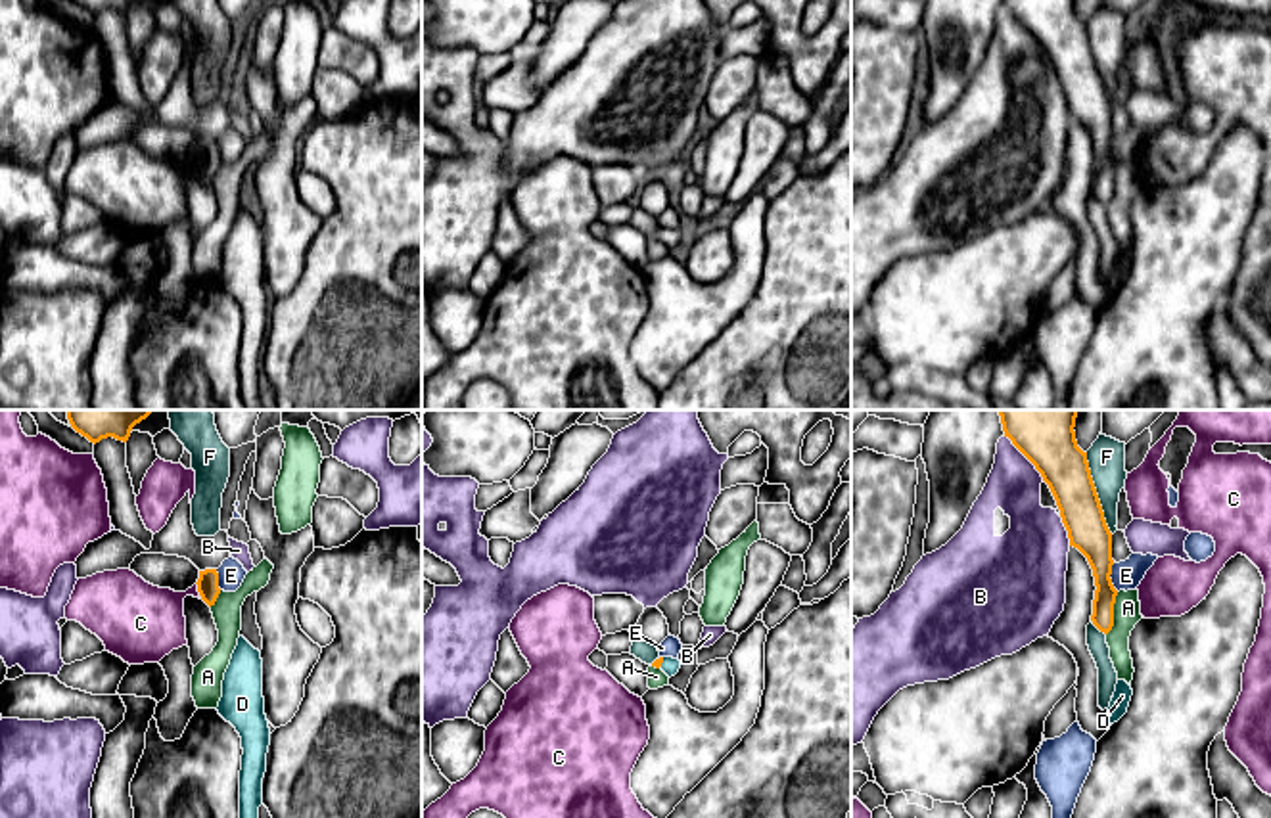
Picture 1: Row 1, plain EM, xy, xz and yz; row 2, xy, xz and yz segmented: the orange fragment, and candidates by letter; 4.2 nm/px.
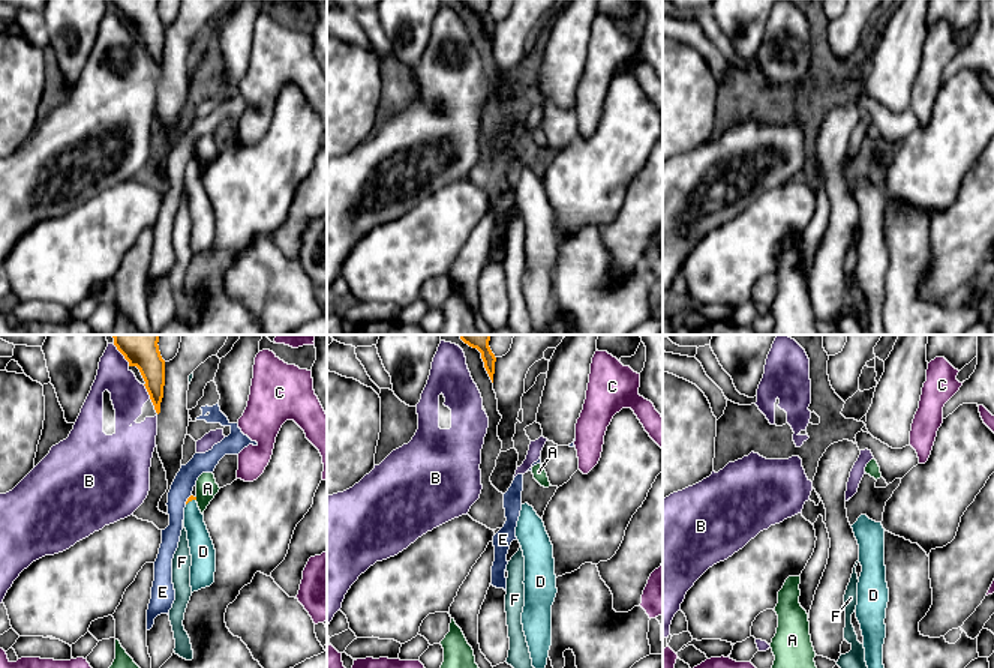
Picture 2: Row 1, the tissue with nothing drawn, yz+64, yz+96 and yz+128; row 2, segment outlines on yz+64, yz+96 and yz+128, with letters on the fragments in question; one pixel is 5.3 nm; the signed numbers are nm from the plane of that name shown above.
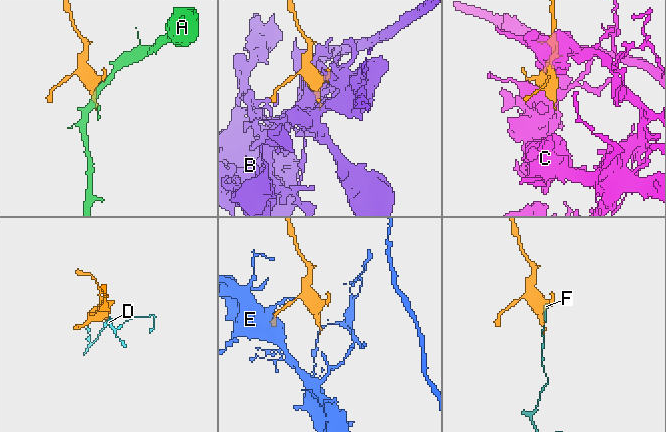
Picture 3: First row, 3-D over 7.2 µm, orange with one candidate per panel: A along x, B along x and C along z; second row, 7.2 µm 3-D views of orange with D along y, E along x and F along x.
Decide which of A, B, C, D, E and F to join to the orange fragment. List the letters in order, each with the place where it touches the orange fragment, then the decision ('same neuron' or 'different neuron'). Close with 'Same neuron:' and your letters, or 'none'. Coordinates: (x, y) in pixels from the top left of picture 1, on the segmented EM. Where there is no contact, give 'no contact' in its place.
A: meets orange in yz at (1112, 613); different neuron
B: meets orange in yz at (1024, 454); different neuron
C: meets orange in xy at (198, 590); different neuron
D: meets orange in xz at (662, 661); same neuron
E: meets orange in yz at (1109, 577); different neuron
F: meets orange in yz at (1095, 493); different neuron
Same neuron: D

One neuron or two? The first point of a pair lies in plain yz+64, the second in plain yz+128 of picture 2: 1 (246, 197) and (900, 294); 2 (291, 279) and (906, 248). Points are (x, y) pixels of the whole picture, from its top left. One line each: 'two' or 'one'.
1: two
2: one

